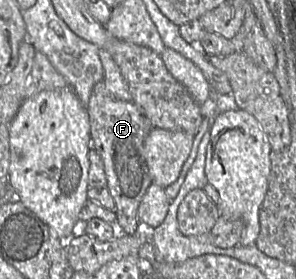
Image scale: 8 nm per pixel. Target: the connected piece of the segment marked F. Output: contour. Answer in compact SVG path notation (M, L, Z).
M103 80L93 86L86 111L90 125L90 148L96 150L103 162L106 187L115 204L116 221L126 234L132 235L139 224L138 206L152 183L143 148L144 139L153 128L152 124L132 100L116 99Z

